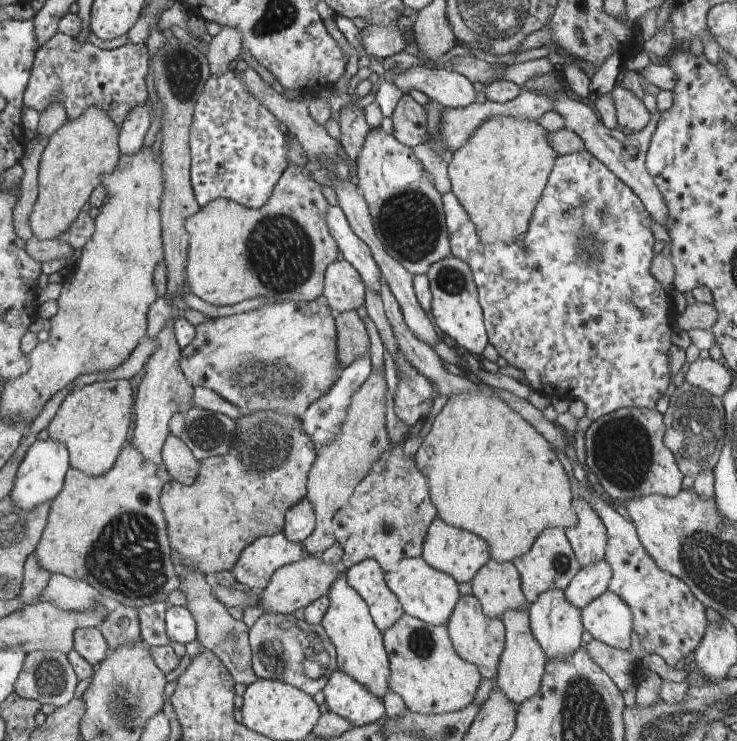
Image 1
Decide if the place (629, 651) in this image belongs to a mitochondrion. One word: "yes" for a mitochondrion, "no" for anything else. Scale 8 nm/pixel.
no

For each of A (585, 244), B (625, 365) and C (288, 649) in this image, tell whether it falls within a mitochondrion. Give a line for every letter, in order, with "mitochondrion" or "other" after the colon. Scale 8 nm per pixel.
A: mitochondrion
B: other
C: mitochondrion

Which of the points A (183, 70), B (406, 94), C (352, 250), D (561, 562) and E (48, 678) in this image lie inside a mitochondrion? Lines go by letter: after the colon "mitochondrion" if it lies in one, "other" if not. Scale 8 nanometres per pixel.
A: mitochondrion
B: other
C: other
D: mitochondrion
E: mitochondrion

